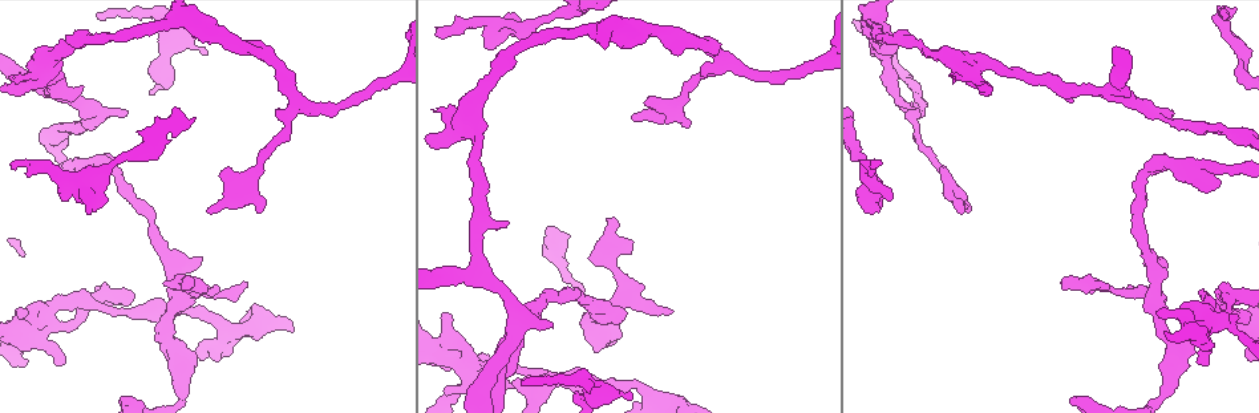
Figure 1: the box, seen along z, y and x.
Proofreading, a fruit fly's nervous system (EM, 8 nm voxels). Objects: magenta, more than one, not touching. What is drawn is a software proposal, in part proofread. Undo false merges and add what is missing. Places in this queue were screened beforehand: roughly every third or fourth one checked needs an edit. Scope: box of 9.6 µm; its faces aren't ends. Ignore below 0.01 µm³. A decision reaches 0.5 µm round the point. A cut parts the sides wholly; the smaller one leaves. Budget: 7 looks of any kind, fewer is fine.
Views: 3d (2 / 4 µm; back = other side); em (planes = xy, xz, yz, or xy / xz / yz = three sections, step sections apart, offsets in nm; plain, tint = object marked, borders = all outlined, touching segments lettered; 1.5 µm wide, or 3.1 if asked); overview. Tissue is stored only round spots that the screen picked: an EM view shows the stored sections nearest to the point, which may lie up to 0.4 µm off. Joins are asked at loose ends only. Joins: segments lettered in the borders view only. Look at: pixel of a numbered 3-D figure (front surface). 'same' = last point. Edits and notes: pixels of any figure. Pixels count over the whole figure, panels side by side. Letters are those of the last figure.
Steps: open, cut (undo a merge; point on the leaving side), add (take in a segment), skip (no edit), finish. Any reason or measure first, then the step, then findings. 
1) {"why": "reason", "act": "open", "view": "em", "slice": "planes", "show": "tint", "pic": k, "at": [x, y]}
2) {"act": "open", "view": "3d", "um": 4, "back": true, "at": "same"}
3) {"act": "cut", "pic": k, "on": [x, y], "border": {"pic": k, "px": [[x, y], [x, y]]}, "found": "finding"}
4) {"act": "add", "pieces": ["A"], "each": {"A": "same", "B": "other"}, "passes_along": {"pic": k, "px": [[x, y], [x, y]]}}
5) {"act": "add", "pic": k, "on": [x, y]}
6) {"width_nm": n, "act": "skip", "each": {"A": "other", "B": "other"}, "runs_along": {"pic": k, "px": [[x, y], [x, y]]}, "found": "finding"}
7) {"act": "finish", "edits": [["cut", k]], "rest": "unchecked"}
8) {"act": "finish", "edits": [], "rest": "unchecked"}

{"why": "an open end", "act": "open", "view": "3d", "um": 4, "pic": 1, "at": [552, 323]}

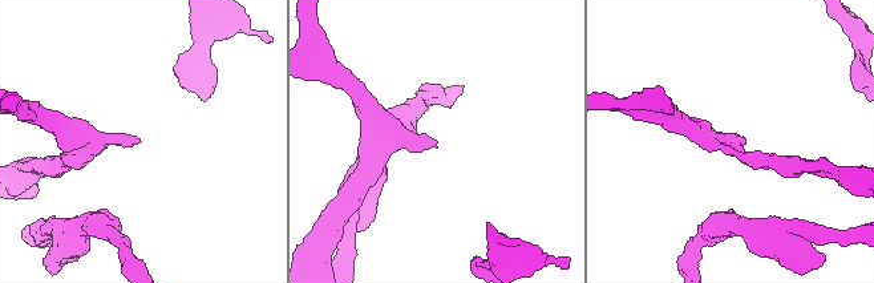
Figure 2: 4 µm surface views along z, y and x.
{"act": "open", "view": "em", "slice": "planes", "show": "borders", "pic": 2, "at": [734, 139]}

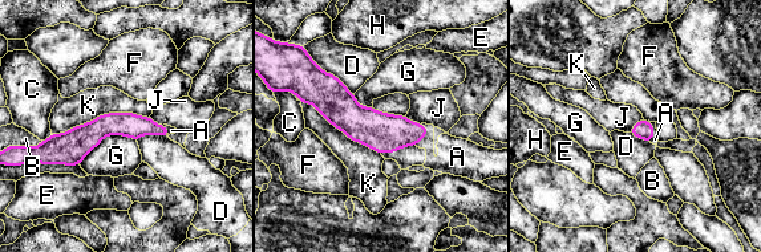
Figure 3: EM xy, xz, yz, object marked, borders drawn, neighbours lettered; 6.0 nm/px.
{"act": "add", "pieces": ["A"], "each": {"A": "same", "B": "other", "C": "other", "D": "other", "E": "other", "F": "other", "G": "other", "H": "other", "J": "other", "K": "other"}, "passes_along": {"pic": 3, "px": [[643, 130], [652, 131], [655, 139]]}, "found": "the cell continues"}

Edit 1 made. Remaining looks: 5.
{"why": "an open end", "act": "open", "view": "em", "slice": "planes", "show": "borders", "pic": 1, "at": [631, 399]}

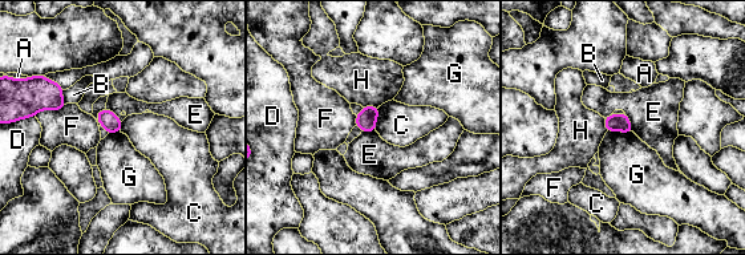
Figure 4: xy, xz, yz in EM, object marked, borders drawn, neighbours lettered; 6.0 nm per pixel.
{"width_nm": 110, "act": "skip", "each": {"A": "other", "B": "other", "C": "other", "D": "other", "E": "other", "F": "other", "G": "other", "H": "other"}, "found": "no lettered segment goes on from it"}

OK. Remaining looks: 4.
{"why": "branch stops here", "act": "open", "view": "3d", "um": 2, "back": true, "pic": 1, "at": [11, 168]}

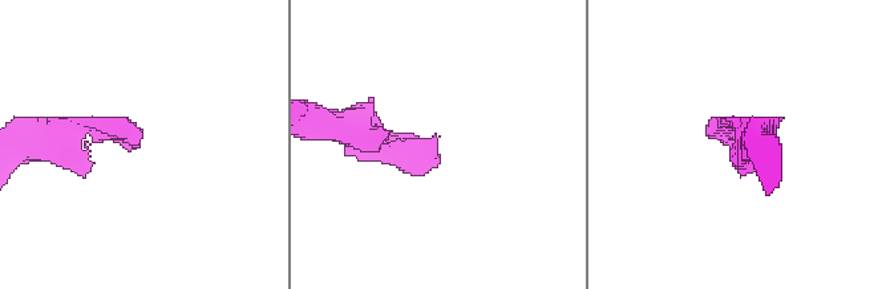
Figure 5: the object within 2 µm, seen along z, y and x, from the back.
{"act": "open", "view": "em", "slice": "xy", "step": 4, "show": "tint", "pic": 5, "at": [429, 138]}

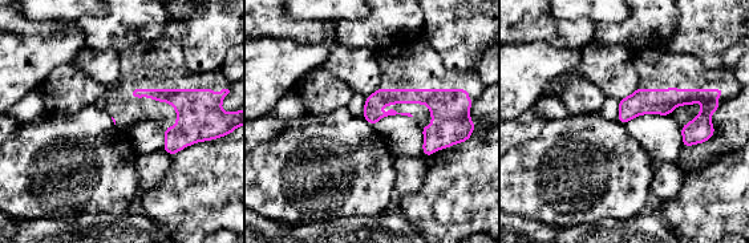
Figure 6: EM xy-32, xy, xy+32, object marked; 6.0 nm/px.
{"why": "cut it another way", "act": "open", "view": "em", "slice": "planes", "show": "borders", "at": "same"}

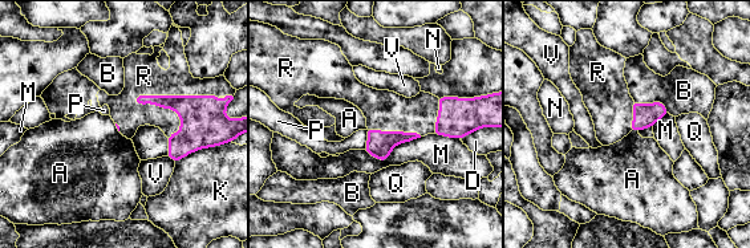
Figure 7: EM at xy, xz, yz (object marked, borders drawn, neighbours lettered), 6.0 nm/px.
{"act": "add", "pieces": ["R"], "each": {"A": "other", "B": "other", "D": "other", "K": "other", "M": "other", "N": "other", "P": "other", "Q": "other", "R": "same", "V": "other"}, "passes_along": {"pic": 7, "px": [[202, 117], [169, 96], [144, 76]]}, "found": "the cell continues"}

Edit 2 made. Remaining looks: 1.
{"act": "finish", "edits": [["add", 3], ["add", 7]], "rest": "unchecked"}

